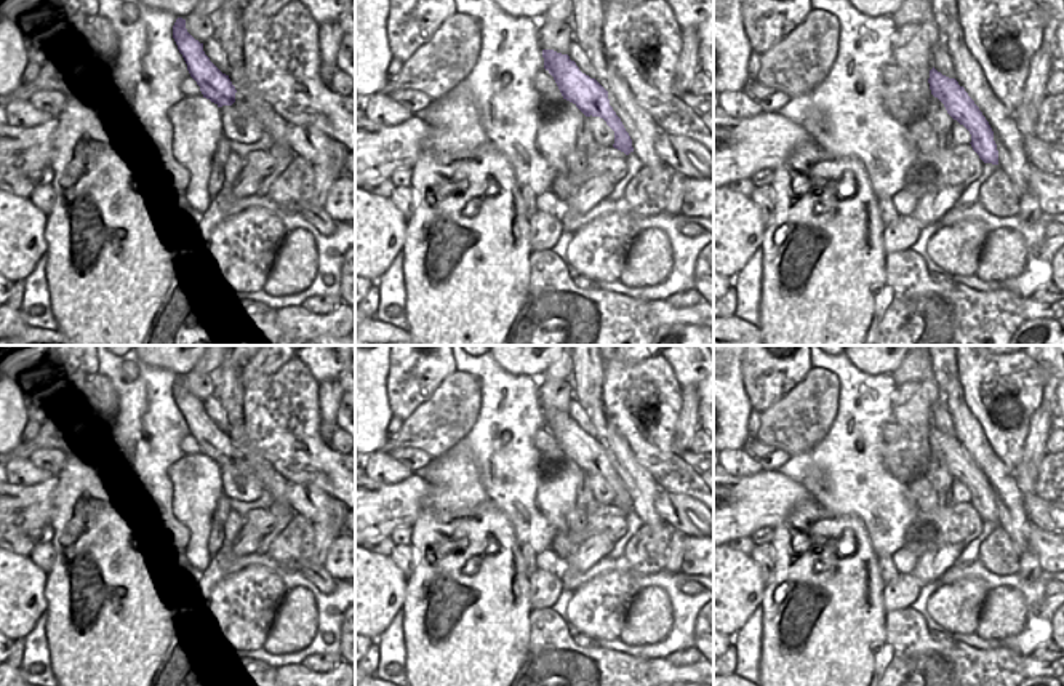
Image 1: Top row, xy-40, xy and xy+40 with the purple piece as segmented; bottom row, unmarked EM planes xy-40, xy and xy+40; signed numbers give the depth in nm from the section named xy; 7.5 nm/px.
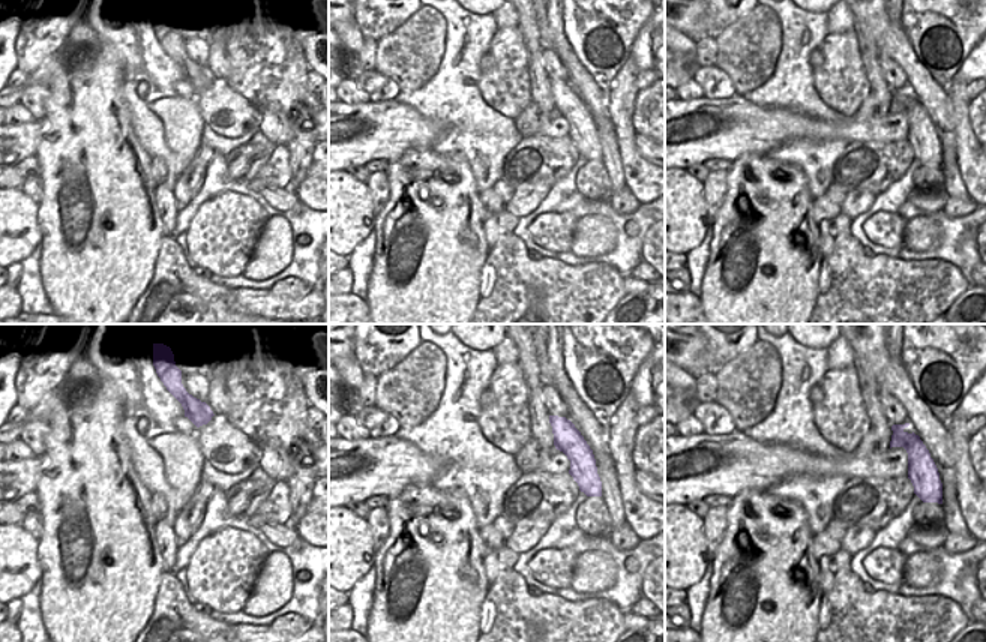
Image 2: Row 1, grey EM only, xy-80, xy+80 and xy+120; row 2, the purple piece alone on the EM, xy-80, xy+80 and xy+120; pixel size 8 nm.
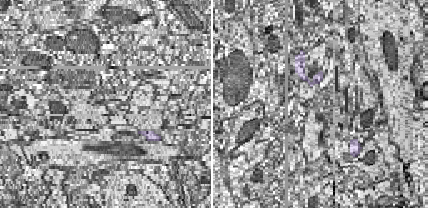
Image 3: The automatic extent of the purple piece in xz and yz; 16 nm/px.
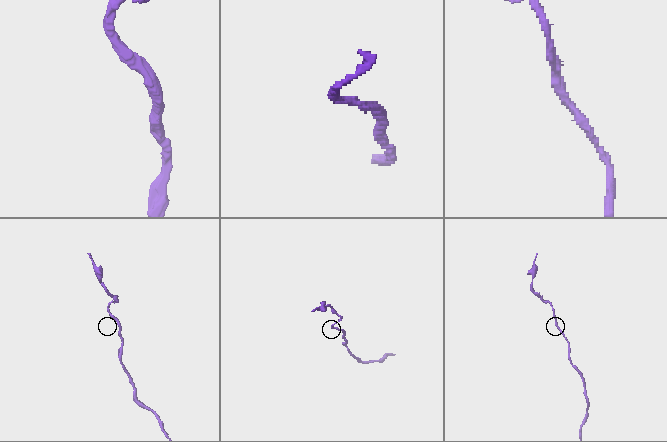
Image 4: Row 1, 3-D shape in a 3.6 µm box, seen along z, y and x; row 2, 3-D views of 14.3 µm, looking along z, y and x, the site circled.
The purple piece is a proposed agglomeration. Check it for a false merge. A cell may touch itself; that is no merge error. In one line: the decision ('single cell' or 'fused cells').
single cell

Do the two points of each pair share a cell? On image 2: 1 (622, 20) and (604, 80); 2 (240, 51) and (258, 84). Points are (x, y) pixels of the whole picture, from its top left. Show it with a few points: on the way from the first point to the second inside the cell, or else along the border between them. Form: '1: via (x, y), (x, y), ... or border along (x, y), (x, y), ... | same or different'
1: via (601, 20), (584, 36), (583, 51), (587, 59) | same
2: via (248, 59), (258, 69), (258, 77) | same

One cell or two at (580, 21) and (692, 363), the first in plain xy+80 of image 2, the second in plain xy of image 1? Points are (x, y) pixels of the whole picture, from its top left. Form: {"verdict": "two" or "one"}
{"verdict": "two"}

